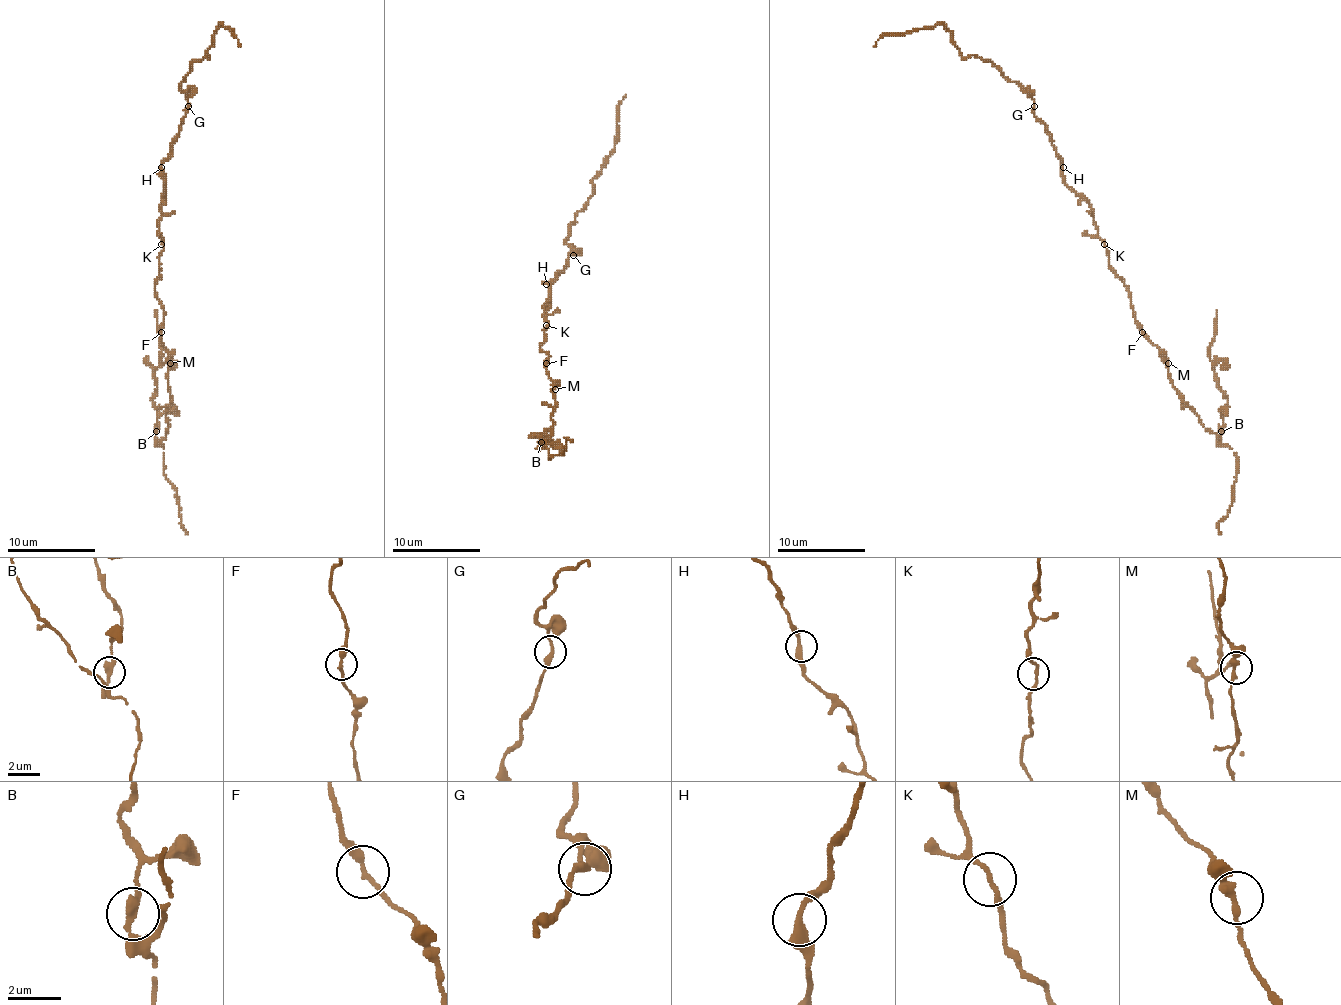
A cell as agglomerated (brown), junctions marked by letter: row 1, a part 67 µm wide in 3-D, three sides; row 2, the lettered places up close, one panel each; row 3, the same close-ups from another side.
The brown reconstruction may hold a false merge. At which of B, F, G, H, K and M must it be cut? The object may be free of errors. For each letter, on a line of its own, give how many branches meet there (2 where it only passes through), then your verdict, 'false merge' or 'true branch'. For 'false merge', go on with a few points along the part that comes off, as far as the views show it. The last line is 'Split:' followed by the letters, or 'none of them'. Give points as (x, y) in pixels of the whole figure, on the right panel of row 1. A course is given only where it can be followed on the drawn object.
B: 2 | false merge | (1221, 431), (1227, 396), (1221, 389), (1210, 360), (1216, 310)
F: 2 | true branch
G: 2 | true branch
H: 2 | true branch
K: 2 | true branch
M: 2 | true branch
Split: B

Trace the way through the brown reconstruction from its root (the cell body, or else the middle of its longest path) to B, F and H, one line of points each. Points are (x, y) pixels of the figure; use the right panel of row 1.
B: (1104, 244), (1109, 268), (1128, 292), (1135, 323), (1159, 349), (1179, 398), (1219, 440), (1221, 431)
F: (1104, 244), (1109, 253), (1109, 268), (1124, 284), (1135, 323), (1142, 332)
H: (1104, 244), (1098, 235), (1093, 209), (1065, 182), (1063, 167)

